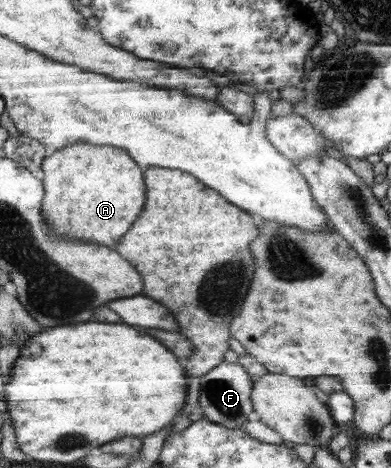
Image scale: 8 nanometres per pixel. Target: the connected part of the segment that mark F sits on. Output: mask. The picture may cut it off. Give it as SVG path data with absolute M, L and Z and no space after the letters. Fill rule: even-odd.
M224 360L201 378L198 406L203 410L203 416L231 429L243 428L246 421L255 417L255 403L252 399L254 379L239 362Z

